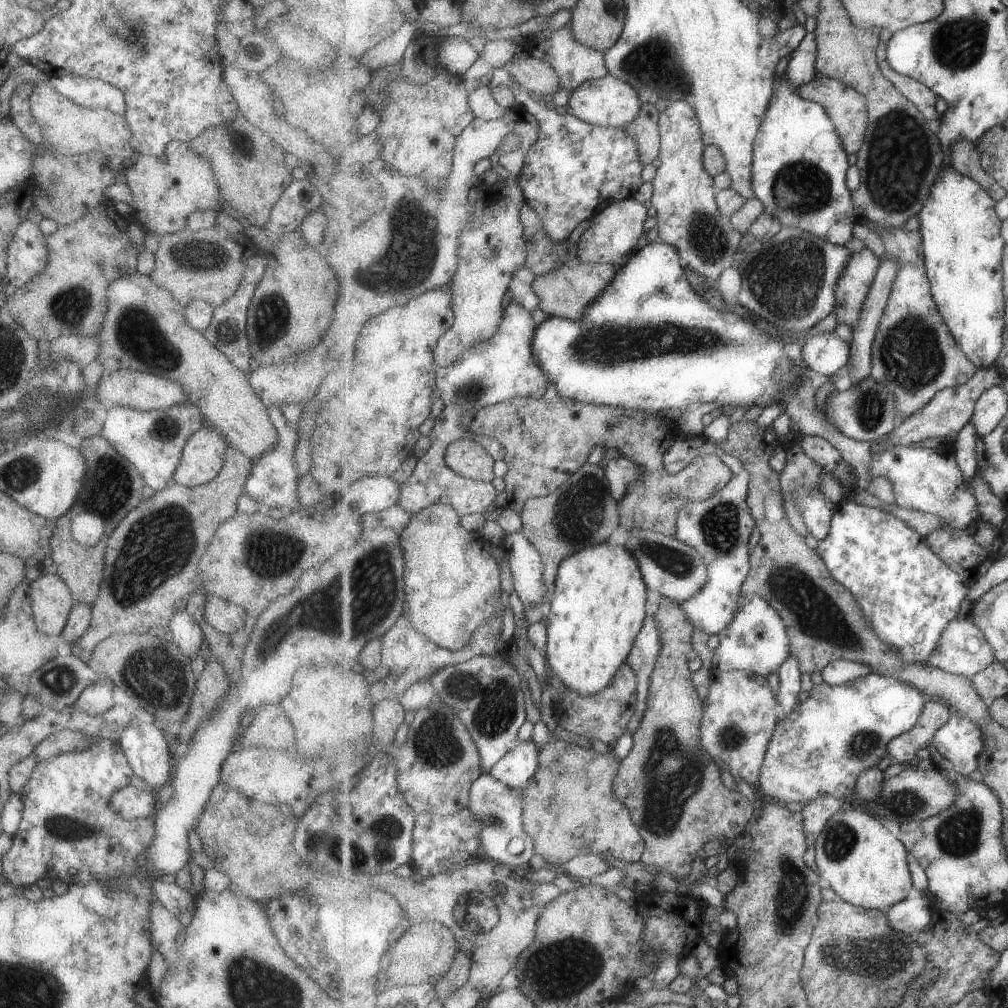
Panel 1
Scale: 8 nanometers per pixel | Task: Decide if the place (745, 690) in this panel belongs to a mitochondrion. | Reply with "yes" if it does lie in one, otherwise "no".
no

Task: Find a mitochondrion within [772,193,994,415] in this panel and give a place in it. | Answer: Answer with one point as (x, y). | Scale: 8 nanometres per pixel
(909, 354)

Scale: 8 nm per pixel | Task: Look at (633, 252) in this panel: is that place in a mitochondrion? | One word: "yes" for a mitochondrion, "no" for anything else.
no

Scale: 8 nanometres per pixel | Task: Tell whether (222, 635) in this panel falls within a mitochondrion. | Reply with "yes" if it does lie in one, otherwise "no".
no

